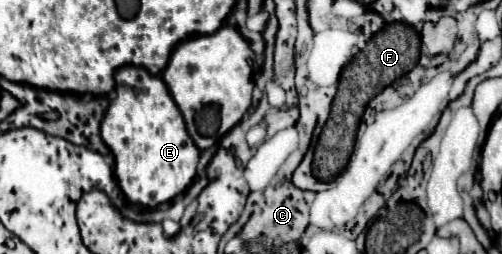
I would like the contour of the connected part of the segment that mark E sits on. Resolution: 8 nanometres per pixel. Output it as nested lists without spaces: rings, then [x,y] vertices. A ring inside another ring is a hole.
[[[129,65],[115,73],[115,99],[101,123],[101,137],[115,157],[117,185],[133,205],[155,209],[183,193],[195,179],[201,151],[191,141],[163,79],[143,67]]]

